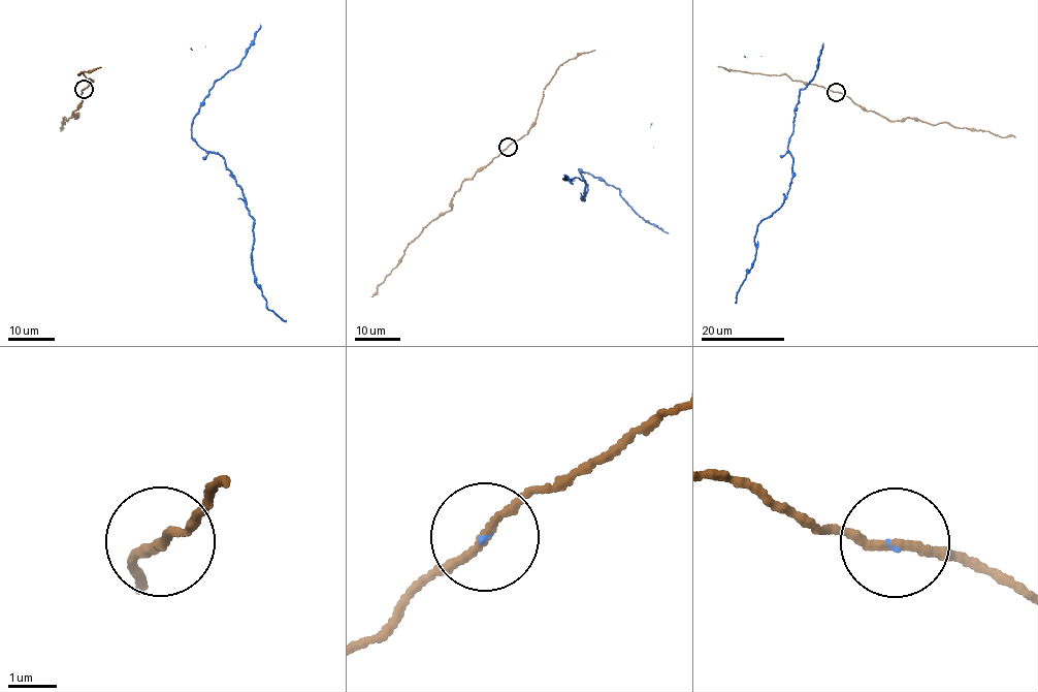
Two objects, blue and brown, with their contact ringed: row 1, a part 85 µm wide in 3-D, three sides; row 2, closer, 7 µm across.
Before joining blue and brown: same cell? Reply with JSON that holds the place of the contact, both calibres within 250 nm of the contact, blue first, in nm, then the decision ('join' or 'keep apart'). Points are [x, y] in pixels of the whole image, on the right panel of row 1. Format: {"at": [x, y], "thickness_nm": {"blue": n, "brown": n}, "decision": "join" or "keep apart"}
{"at": [836, 92], "thickness_nm": {"blue": 50, "brown": 160}, "decision": "join"}

